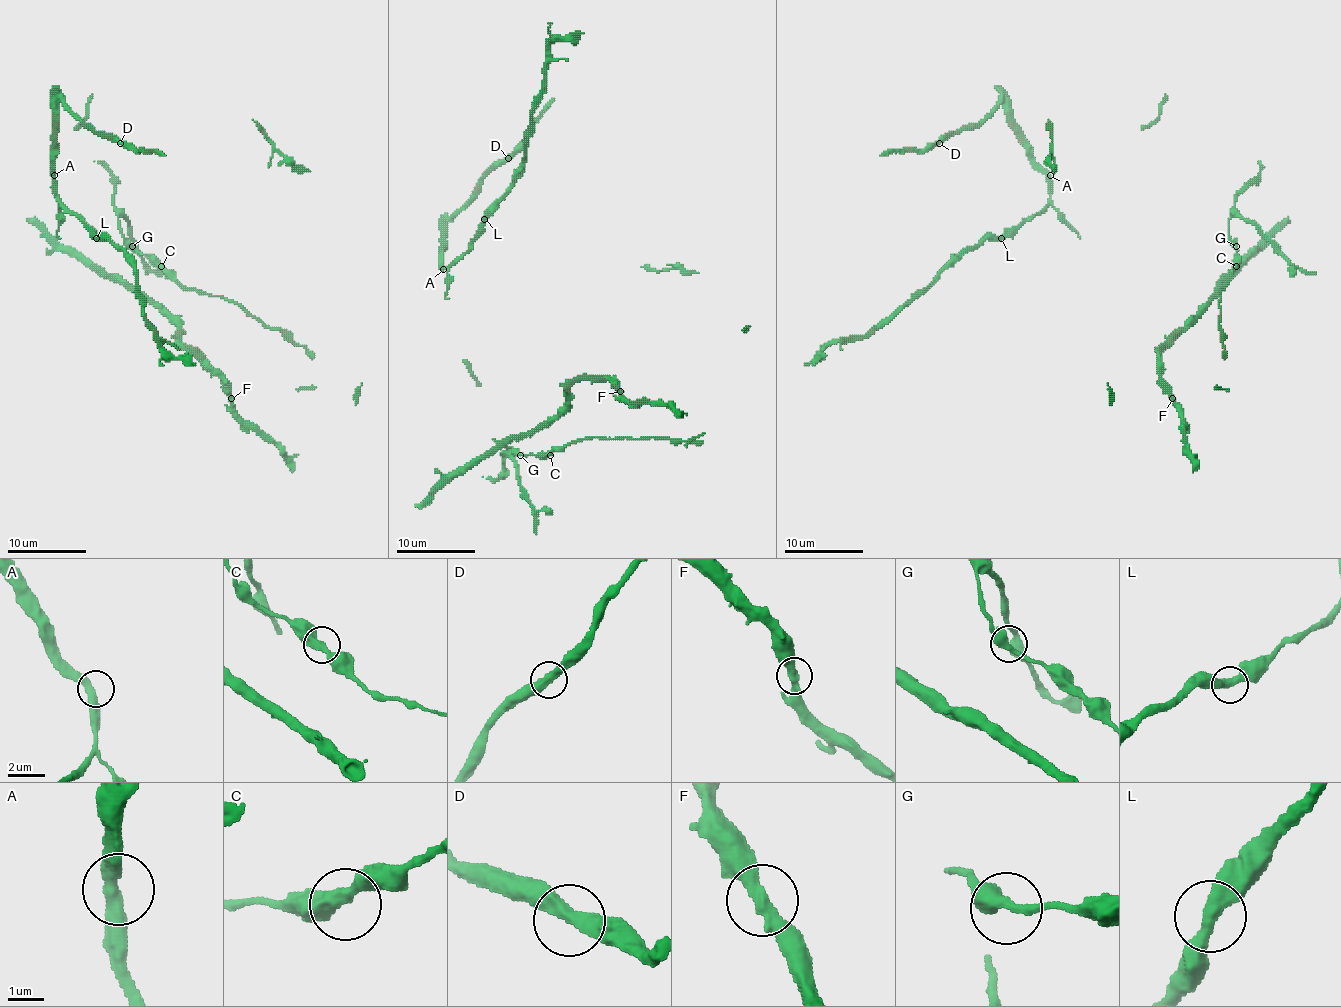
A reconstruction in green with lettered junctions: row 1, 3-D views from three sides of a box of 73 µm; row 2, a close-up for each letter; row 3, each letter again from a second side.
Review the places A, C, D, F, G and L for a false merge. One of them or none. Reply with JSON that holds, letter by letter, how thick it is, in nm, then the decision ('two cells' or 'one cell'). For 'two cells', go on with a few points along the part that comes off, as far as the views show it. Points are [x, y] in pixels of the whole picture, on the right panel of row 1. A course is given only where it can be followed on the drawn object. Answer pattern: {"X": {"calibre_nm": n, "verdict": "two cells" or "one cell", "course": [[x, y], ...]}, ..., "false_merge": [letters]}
{"A": {"calibre_nm": 400, "verdict": "one cell"}, "C": {"calibre_nm": 440, "verdict": "one cell"}, "D": {"calibre_nm": 420, "verdict": "one cell"}, "F": {"calibre_nm": 400, "verdict": "one cell"}, "G": {"calibre_nm": 400, "verdict": "one cell"}, "L": {"calibre_nm": 420, "verdict": "one cell"}, "false_merge": []}

